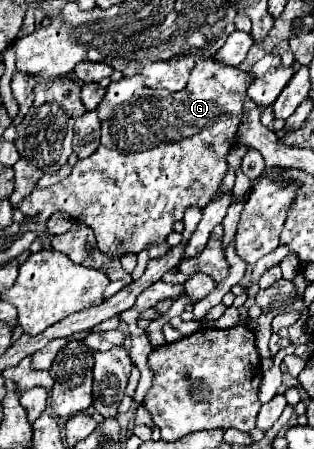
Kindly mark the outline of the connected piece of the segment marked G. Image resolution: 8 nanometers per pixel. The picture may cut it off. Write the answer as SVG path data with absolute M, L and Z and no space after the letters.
M210 58L198 60L190 72L188 86L180 92L146 88L142 76L112 82L96 110L102 120L98 150L90 158L78 160L72 174L62 182L44 190L34 190L22 200L18 210L32 222L46 222L54 212L66 212L70 218L88 224L96 234L100 252L114 258L138 254L146 246L162 244L172 232L172 224L184 218L186 208L204 208L220 188L228 172L226 156L236 146L236 132L242 122L242 106L250 80L254 80L254 74L240 72L234 66L224 66Z

